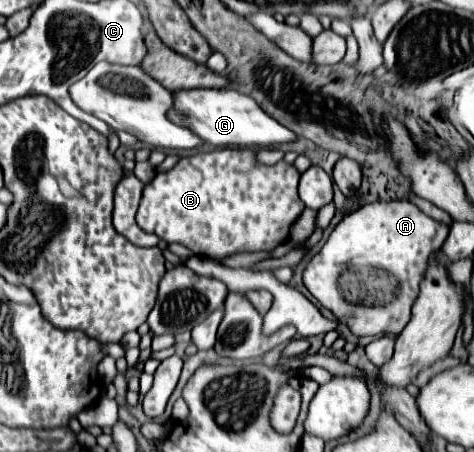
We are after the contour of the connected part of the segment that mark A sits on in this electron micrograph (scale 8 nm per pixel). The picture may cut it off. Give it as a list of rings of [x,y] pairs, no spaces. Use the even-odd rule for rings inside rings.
[[[389,200],[387,204],[375,202],[365,204],[363,208],[347,214],[331,232],[323,250],[315,254],[303,274],[307,290],[335,314],[355,336],[373,336],[373,334],[401,334],[411,316],[411,304],[419,296],[419,282],[423,278],[427,258],[433,250],[439,250],[449,234],[449,224],[437,222],[425,216],[417,206],[407,200]],[[347,266],[377,266],[385,268],[399,278],[397,298],[389,306],[381,308],[355,308],[349,304],[337,290],[337,278]]]

